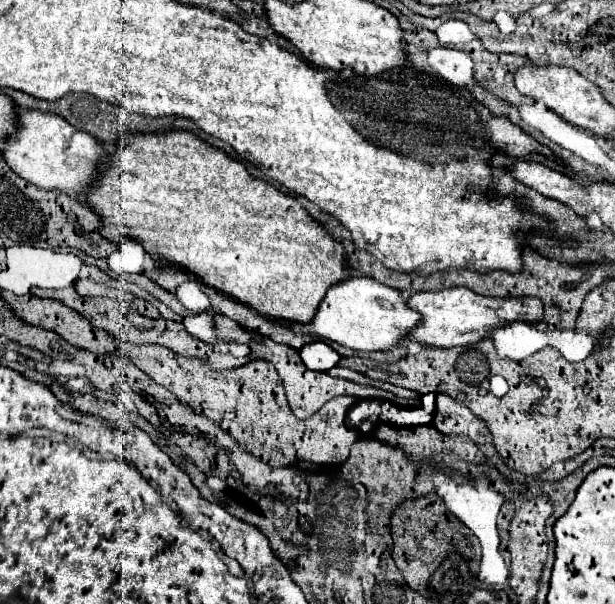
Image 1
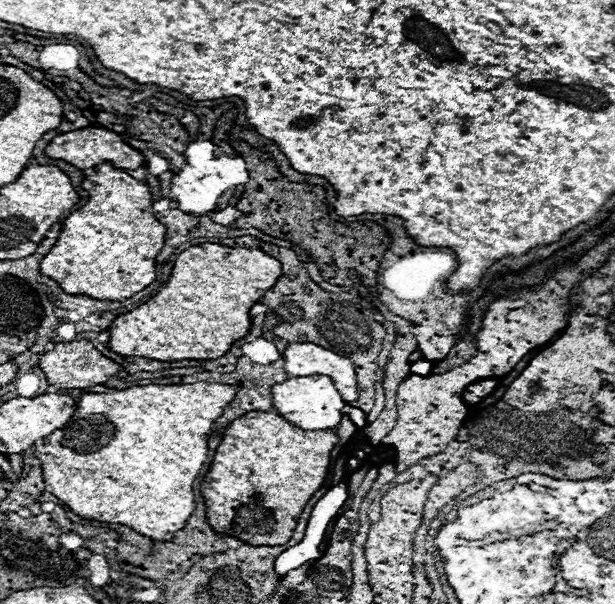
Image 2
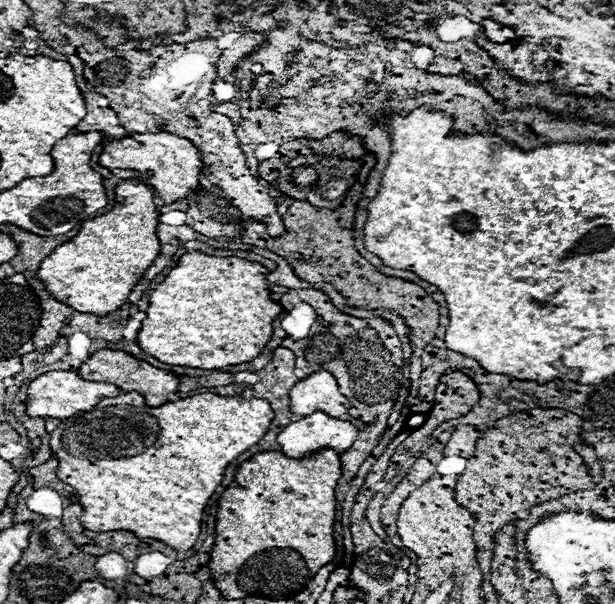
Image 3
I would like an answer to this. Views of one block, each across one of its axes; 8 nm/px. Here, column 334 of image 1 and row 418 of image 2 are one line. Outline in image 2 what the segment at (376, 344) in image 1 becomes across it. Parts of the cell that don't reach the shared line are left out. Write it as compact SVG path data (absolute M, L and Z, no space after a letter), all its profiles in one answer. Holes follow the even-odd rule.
M290 376L272 388L272 402L280 416L302 430L332 430L342 420L344 400L328 376Z

